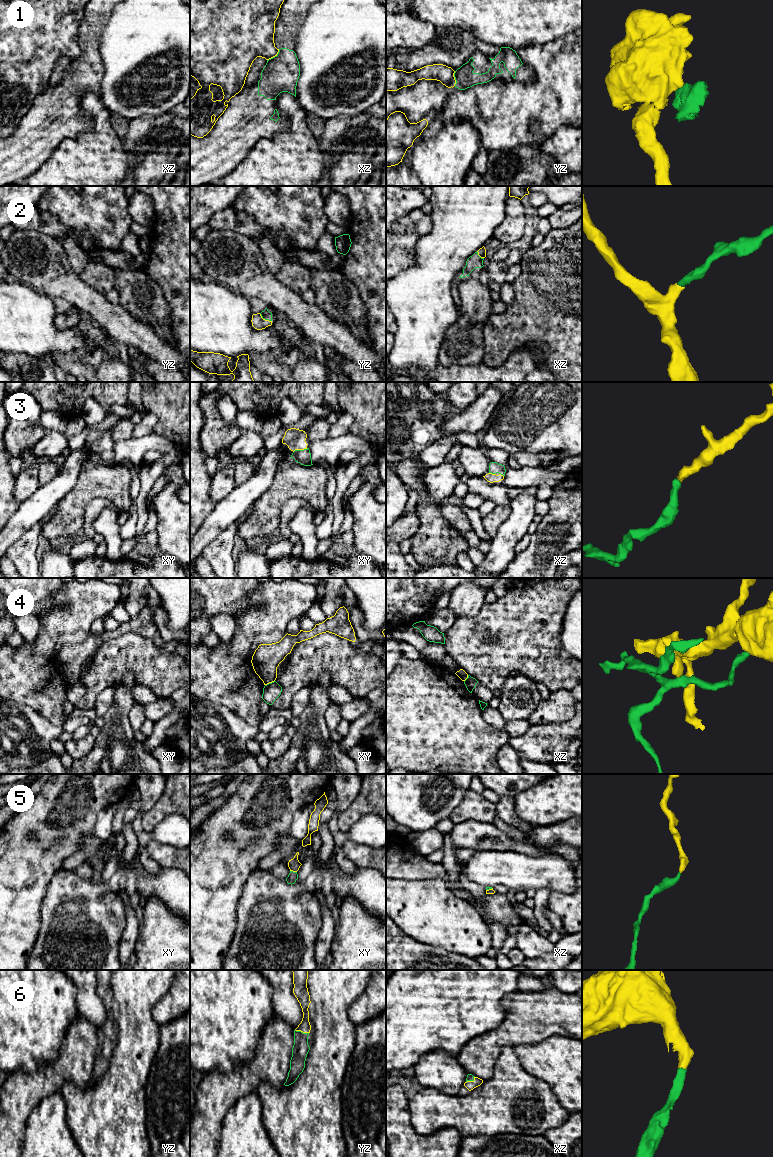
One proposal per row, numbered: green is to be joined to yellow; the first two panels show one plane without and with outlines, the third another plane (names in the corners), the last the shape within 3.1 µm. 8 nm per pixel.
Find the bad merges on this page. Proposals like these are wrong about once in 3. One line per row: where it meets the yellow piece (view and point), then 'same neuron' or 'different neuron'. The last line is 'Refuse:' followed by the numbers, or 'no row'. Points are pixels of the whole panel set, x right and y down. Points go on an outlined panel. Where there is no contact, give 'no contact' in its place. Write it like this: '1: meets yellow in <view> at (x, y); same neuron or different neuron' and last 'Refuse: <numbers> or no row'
1: meets yellow in xz at (274, 56); different neuron
2: meets yellow in yz at (264, 319); same neuron
3: meets yellow in xy at (300, 449); same neuron
4: meets yellow in xy at (269, 682); different neuron
5: meets yellow in xy at (293, 871); same neuron
6: meets yellow in yz at (302, 1031); same neuron
Refuse: 1, 4

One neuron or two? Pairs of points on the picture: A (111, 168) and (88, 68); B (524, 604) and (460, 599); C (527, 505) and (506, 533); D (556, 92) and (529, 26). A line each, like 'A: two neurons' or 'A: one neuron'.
A: two neurons
B: two neurons
C: one neuron
D: two neurons

